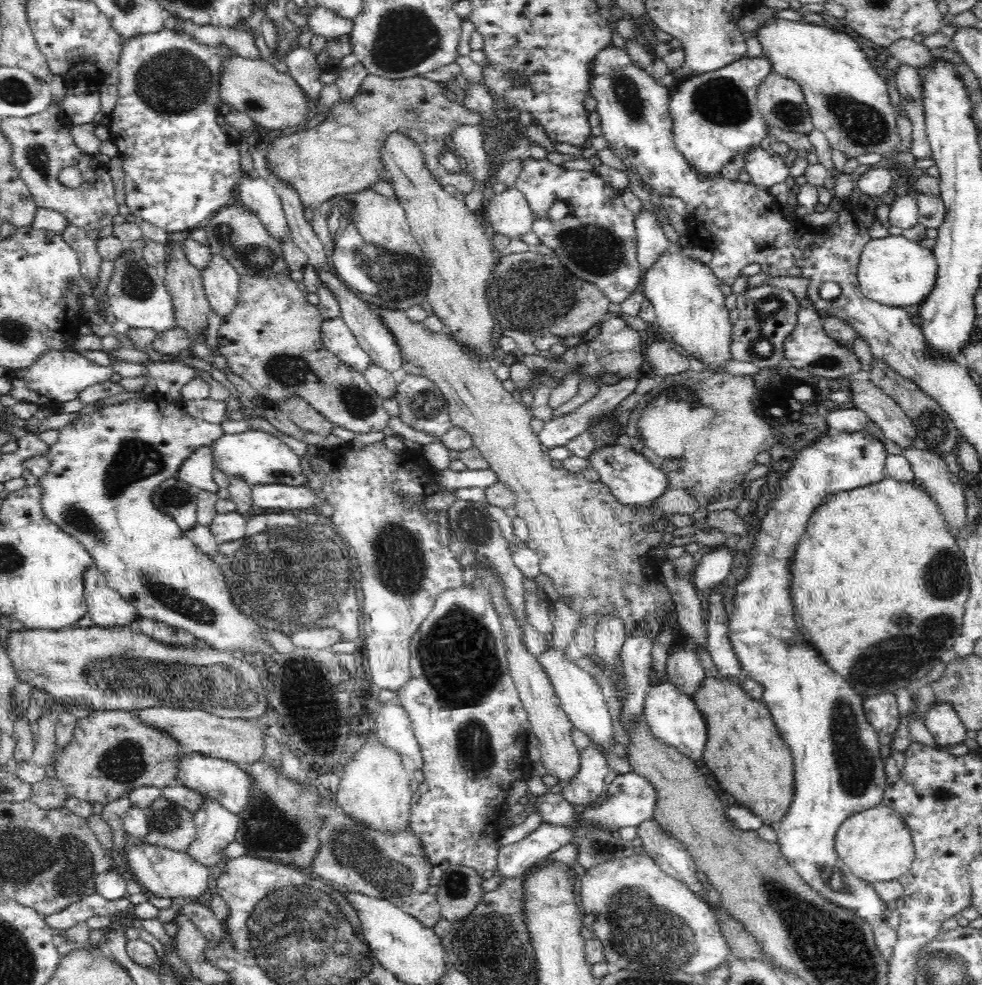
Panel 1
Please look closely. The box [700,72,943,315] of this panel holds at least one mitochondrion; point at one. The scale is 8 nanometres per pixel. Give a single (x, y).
(862, 124)

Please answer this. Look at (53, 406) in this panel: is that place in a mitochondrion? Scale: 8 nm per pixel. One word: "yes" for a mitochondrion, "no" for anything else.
no

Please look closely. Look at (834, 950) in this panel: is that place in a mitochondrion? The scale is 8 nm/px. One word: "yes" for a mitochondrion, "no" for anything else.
yes

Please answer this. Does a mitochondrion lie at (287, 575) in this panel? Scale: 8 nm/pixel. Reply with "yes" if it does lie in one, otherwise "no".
yes

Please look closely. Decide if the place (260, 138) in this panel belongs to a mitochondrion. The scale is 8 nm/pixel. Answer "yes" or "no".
no

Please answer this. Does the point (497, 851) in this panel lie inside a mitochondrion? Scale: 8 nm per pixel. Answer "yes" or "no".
no

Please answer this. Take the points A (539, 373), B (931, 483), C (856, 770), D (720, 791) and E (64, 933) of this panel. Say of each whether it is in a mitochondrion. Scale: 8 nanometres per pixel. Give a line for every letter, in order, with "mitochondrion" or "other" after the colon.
A: other
B: other
C: mitochondrion
D: other
E: other

